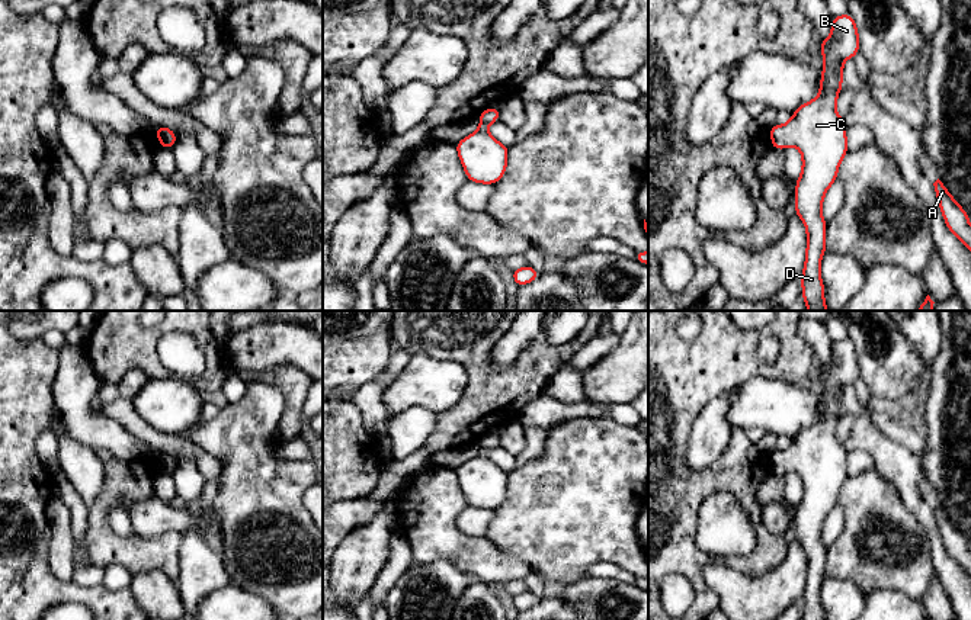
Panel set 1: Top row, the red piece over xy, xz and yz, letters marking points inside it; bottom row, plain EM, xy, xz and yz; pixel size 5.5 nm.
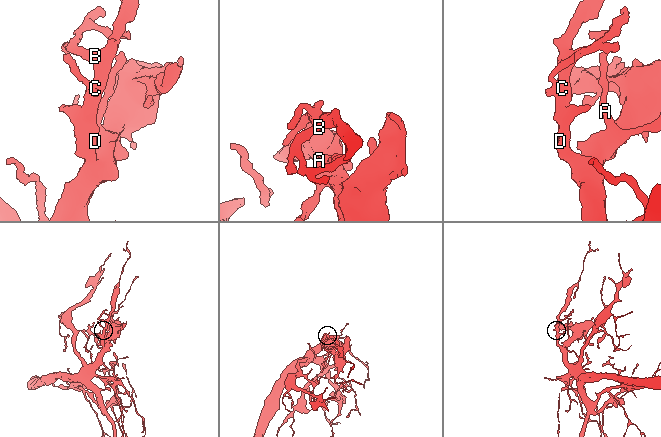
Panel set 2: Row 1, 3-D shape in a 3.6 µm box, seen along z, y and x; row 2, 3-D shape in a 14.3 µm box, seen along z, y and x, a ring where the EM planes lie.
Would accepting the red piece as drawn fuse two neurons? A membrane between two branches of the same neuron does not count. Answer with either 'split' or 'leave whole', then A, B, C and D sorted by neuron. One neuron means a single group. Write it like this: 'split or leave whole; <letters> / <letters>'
leave whole; A B C D

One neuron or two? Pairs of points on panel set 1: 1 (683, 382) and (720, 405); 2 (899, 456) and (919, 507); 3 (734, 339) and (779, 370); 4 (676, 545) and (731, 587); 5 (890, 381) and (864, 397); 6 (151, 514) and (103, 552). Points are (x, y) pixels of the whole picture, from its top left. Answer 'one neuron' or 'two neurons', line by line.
1: two neurons
2: one neuron
3: one neuron
4: two neurons
5: two neurons
6: two neurons

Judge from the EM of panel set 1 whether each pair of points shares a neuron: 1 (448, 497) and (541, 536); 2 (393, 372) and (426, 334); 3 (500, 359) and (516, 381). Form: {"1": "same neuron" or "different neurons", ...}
{"1": "different neurons", "2": "different neurons", "3": "different neurons"}

